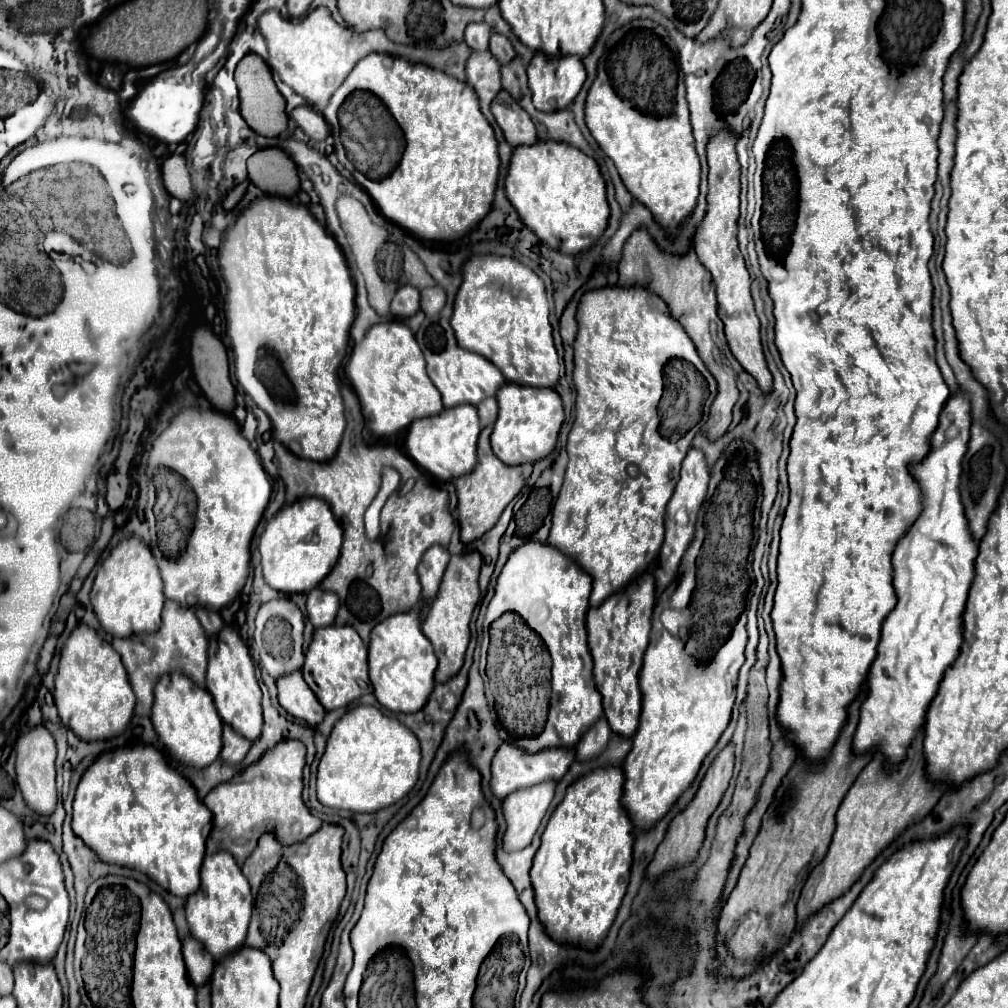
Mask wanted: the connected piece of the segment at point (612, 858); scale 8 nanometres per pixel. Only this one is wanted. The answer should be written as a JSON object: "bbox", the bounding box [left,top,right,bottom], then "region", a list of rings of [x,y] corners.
{"bbox":[531,765,635,949],"region":[[[617,765],[599,767],[575,779],[567,787],[563,801],[553,811],[541,835],[541,847],[531,867],[531,881],[535,889],[535,903],[539,907],[539,919],[545,923],[547,933],[557,941],[575,941],[585,949],[595,949],[605,939],[611,923],[615,921],[617,909],[629,885],[629,869],[633,861],[631,853],[635,841],[633,821],[621,805],[623,781],[623,769]]]}

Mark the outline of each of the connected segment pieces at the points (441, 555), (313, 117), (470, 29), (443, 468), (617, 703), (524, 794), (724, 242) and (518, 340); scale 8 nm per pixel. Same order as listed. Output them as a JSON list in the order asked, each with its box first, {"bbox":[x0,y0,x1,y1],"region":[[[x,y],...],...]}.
[{"bbox":[419,545,449,603],"region":[[[441,545],[429,547],[423,555],[423,561],[419,563],[419,579],[423,583],[423,603],[427,603],[427,599],[433,599],[437,595],[441,577],[445,573],[445,567],[449,563],[449,551]]]},{"bbox":[289,105,327,141],"region":[[[307,105],[295,107],[289,111],[289,119],[293,119],[311,141],[323,141],[327,137],[327,123],[321,113],[313,111]]]},{"bbox":[465,23,491,51],"region":[[[469,23],[465,31],[465,43],[475,49],[475,51],[487,51],[489,49],[489,37],[491,37],[491,27],[487,23]]]},{"bbox":[405,407,481,481],"region":[[[455,407],[455,411],[441,411],[431,419],[417,419],[405,437],[409,457],[423,469],[427,469],[439,481],[457,479],[469,473],[477,465],[477,437],[481,425],[475,407]]]},{"bbox":[587,571,655,737],"region":[[[651,571],[639,579],[639,583],[631,583],[627,591],[617,591],[603,603],[603,607],[591,607],[587,613],[587,633],[589,633],[589,649],[595,661],[593,677],[597,691],[603,697],[603,711],[611,725],[611,729],[623,737],[631,737],[639,723],[641,713],[641,689],[639,689],[639,669],[643,663],[643,653],[649,643],[649,631],[651,631],[651,613],[655,605],[655,579],[651,579]]]},{"bbox":[503,781,555,851],"region":[[[543,781],[535,787],[513,791],[507,799],[503,799],[503,813],[507,821],[503,847],[507,851],[519,851],[531,843],[553,799],[555,785],[555,781]]]},{"bbox":[695,129,773,393],"region":[[[721,129],[711,135],[707,141],[707,161],[709,161],[709,193],[707,193],[707,213],[695,233],[695,251],[699,261],[713,275],[717,285],[717,303],[719,319],[725,325],[725,337],[737,361],[743,369],[755,377],[759,387],[769,393],[773,389],[773,377],[767,369],[761,337],[759,337],[759,319],[755,315],[753,297],[751,297],[751,277],[745,267],[745,259],[737,245],[737,219],[739,219],[739,161],[735,151],[737,135],[731,129]]]},{"bbox":[451,255,559,387],"region":[[[473,255],[463,263],[463,283],[455,295],[451,327],[463,349],[491,359],[507,381],[531,387],[555,387],[559,381],[545,285],[517,259]]]}]

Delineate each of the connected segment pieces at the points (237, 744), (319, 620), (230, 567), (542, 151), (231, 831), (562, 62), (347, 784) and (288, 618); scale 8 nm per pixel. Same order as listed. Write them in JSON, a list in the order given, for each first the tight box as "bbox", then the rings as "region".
[{"bbox":[221,727,251,765],"region":[[[223,727],[223,751],[221,751],[221,759],[225,763],[237,765],[245,759],[249,747],[247,743],[251,743],[249,739],[243,739],[241,735],[235,735],[235,731],[231,731],[231,727]]]},{"bbox":[307,587,339,629],"region":[[[315,587],[307,595],[307,613],[309,613],[309,621],[313,623],[315,629],[333,625],[337,607],[339,607],[339,597],[331,591],[323,591],[323,589]]]},{"bbox":[149,407,271,611],"region":[[[189,407],[179,411],[169,427],[155,437],[149,451],[149,465],[163,465],[177,471],[197,495],[195,521],[183,541],[181,555],[155,555],[165,581],[163,593],[181,607],[203,605],[221,611],[245,585],[251,559],[251,537],[271,495],[271,483],[261,467],[259,455],[241,435],[241,425],[235,417],[223,411]]]},{"bbox":[505,141,609,255],"region":[[[539,141],[533,147],[515,147],[505,185],[513,185],[509,189],[515,195],[507,193],[507,197],[523,223],[557,251],[575,255],[589,249],[607,225],[609,203],[599,165],[577,147],[567,147],[567,143]]]},{"bbox":[203,739,321,865],"region":[[[283,739],[263,753],[251,767],[213,787],[203,799],[213,811],[213,829],[207,839],[207,853],[225,849],[231,851],[239,865],[243,865],[265,831],[273,831],[285,845],[303,841],[315,833],[321,827],[321,819],[311,815],[303,803],[303,767],[305,745],[299,739]]]},{"bbox":[527,51,587,111],"region":[[[537,51],[529,61],[527,75],[529,75],[529,89],[533,93],[533,105],[539,111],[559,111],[569,107],[587,77],[581,59],[577,55],[569,55],[567,59],[547,59],[543,51]]]},{"bbox":[317,705,419,813],"region":[[[371,705],[349,709],[333,727],[317,773],[317,797],[323,805],[355,813],[375,813],[403,799],[419,777],[419,741],[395,717]]]},{"bbox":[255,597,305,679],"region":[[[279,597],[273,601],[267,601],[255,619],[255,643],[259,647],[261,665],[269,671],[273,679],[291,673],[295,669],[301,669],[305,655],[303,655],[303,613],[289,597]]]}]

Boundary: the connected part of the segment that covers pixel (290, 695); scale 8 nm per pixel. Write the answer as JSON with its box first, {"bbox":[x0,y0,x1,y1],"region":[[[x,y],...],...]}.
{"bbox":[277,671,325,727],"region":[[[295,671],[295,675],[285,675],[277,683],[277,697],[279,705],[291,713],[293,717],[303,719],[311,727],[323,721],[325,709],[315,699],[315,693],[307,687],[307,683],[301,677],[301,671]]]}

